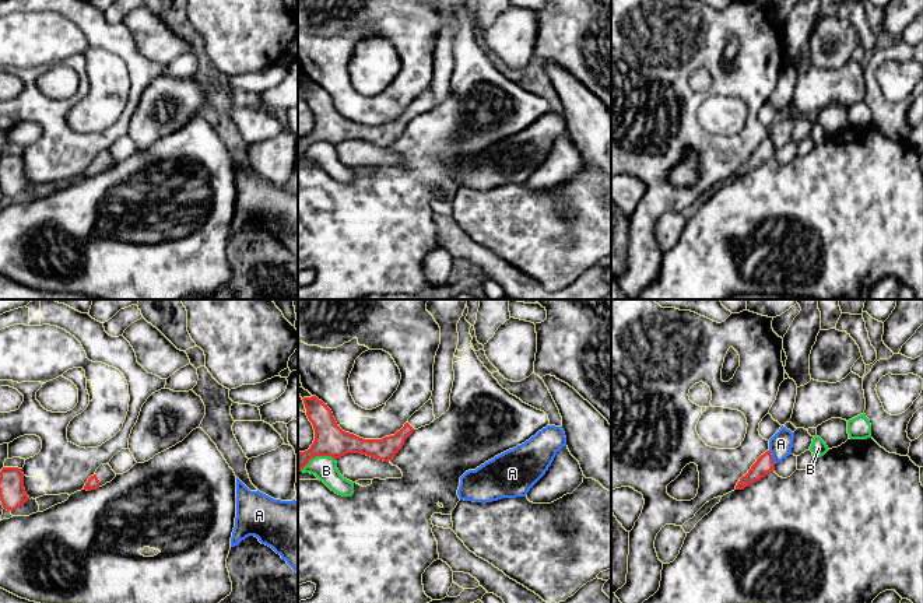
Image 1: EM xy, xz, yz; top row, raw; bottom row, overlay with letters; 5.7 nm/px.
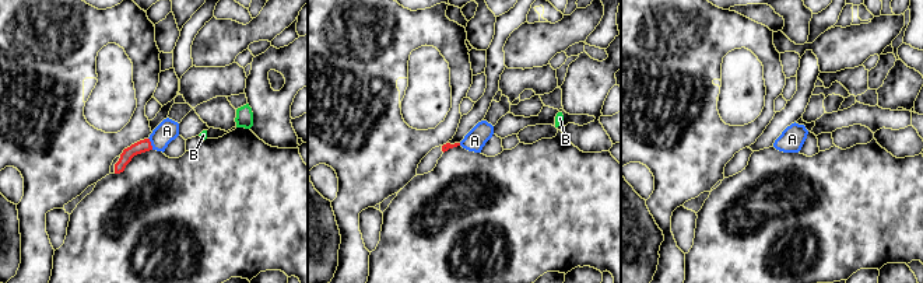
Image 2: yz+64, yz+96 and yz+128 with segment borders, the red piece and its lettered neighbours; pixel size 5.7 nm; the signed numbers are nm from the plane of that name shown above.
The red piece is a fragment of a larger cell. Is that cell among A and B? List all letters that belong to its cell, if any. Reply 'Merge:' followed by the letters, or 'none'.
Merge: none

